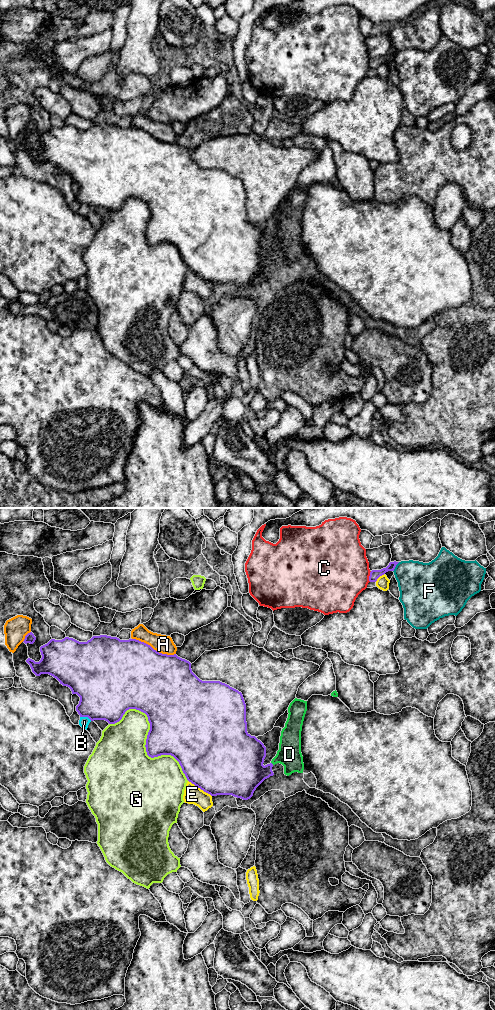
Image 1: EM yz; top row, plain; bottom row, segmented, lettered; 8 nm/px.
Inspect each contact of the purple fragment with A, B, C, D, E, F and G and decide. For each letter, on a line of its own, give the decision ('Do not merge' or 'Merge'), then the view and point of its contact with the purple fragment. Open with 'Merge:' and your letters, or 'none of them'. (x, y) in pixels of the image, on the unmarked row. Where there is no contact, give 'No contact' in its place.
Merge: none of them
A: Do not merge. Touches purple at yz (153, 137)
B: Do not merge. Touches purple at yz (86, 204)
C: Do not merge. Touches purple at yz (369, 64)
D: Do not merge. No contact
E: Do not merge. Touches purple at yz (200, 276)
F: Do not merge. Touches purple at yz (395, 54)
G: Do not merge. Touches purple at yz (146, 228)

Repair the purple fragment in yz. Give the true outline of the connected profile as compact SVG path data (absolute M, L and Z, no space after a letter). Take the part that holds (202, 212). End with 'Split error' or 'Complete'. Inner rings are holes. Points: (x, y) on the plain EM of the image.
M107 123L93 124L87 130L69 125L62 128L51 127L40 135L40 140L42 146L39 150L30 146L26 148L32 160L36 164L49 162L63 174L69 175L72 182L77 182L80 189L76 199L80 205L115 212L129 197L145 201L150 211L145 233L147 243L151 246L173 244L187 268L211 284L232 283L248 288L265 267L274 263L272 251L263 253L266 235L247 220L246 192L242 181L220 169L200 168L192 160L191 151L176 142L159 141L136 127L120 128Z. Complete

